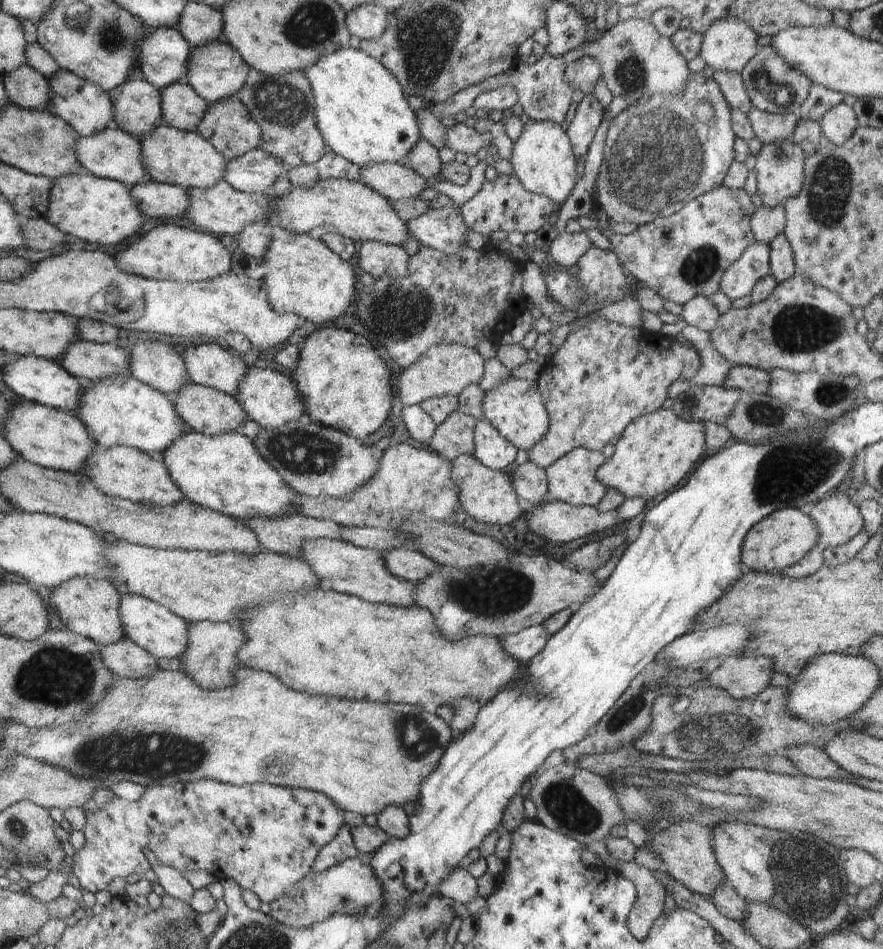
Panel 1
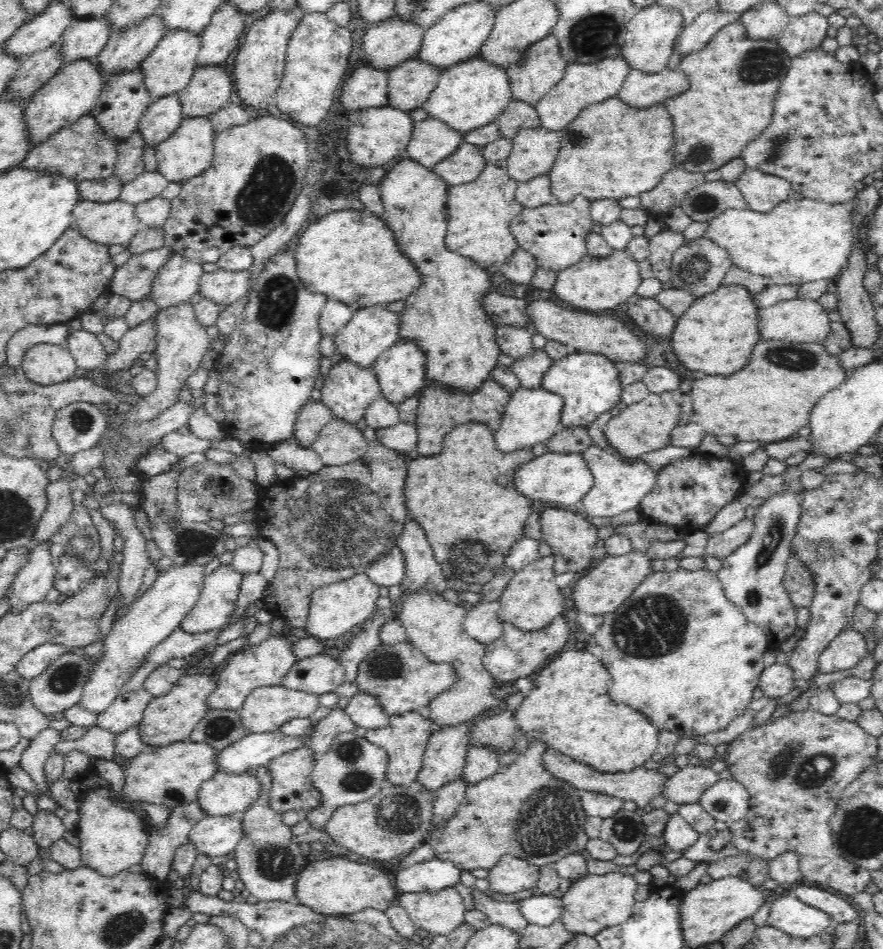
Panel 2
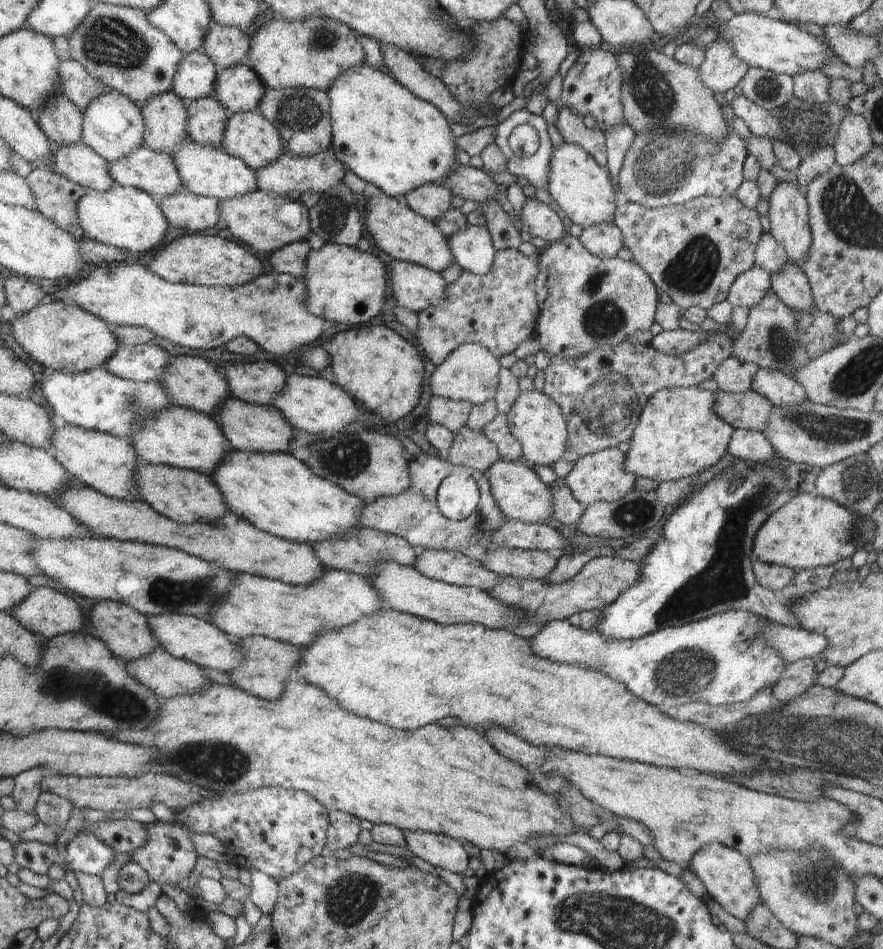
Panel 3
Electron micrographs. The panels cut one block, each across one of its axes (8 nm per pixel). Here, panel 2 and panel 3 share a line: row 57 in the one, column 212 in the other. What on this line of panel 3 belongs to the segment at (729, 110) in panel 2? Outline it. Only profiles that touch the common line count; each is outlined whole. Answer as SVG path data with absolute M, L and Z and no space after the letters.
M293 677L284 682L282 696L274 700L255 697L234 685L211 683L200 694L164 699L158 720L149 728L102 732L102 736L122 744L158 750L156 771L215 793L245 793L264 787L299 790L307 792L329 811L347 812L374 825L446 834L460 843L468 842L501 853L530 838L568 836L578 829L574 820L560 810L554 793L542 792L530 772L504 758L478 728L454 726L446 730L430 724L414 730L414 734L408 730L392 730L344 710L324 690Z

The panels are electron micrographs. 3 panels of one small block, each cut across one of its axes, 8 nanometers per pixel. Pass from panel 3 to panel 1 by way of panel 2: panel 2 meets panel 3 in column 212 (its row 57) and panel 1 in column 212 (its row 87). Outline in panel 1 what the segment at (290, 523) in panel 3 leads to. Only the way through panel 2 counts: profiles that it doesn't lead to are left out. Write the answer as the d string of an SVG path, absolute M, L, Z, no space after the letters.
M190 429L158 457L166 466L170 480L190 502L235 519L282 518L298 502L298 492L260 456L252 439L234 430L210 436Z

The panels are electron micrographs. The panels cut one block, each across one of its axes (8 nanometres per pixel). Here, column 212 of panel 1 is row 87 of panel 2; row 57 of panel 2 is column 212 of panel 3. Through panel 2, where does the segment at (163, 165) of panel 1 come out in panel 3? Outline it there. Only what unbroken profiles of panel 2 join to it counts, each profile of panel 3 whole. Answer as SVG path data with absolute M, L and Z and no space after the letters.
M187 139L170 152L174 166L180 174L180 180L184 189L200 196L212 197L222 200L240 198L258 189L256 182L256 171L250 168L241 158L226 154L220 148L208 146L208 144L196 144Z

